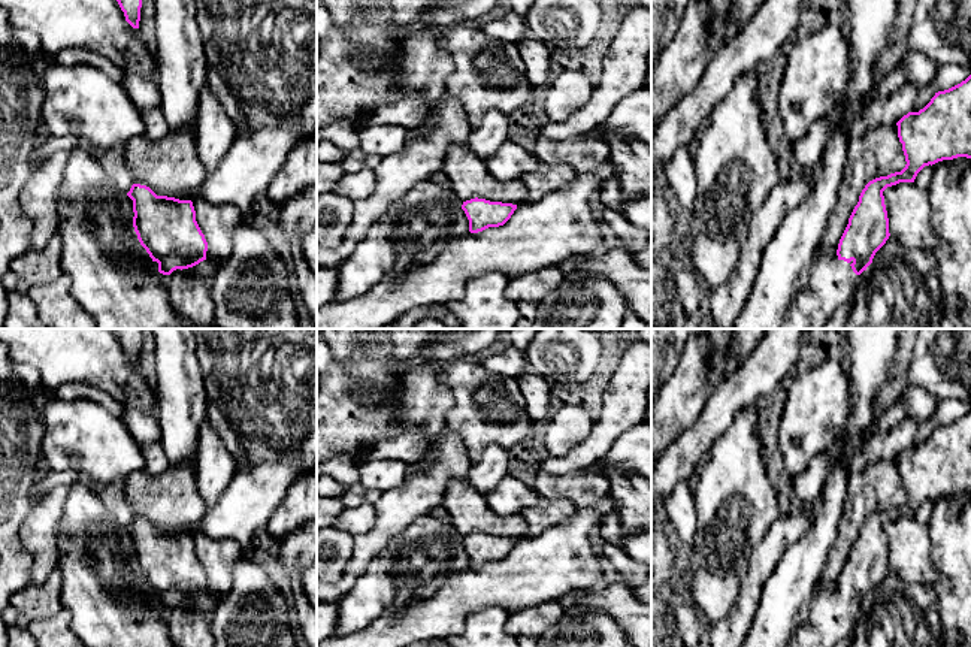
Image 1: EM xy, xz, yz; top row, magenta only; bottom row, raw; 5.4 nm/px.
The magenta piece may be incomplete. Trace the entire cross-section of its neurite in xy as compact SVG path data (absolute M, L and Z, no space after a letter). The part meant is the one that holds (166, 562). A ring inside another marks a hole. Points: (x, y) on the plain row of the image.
M133 518L127 530L133 535L133 562L137 574L152 596L158 598L158 607L169 614L173 605L191 602L194 613L211 617L223 598L206 593L208 577L196 556L193 536L157 530L149 521L140 518Z

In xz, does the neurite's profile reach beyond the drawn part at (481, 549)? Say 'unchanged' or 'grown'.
unchanged

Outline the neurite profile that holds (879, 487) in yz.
M896 459L875 460L862 472L850 474L843 518L820 577L825 586L837 589L840 574L865 520L875 513L901 507L905 499Z

